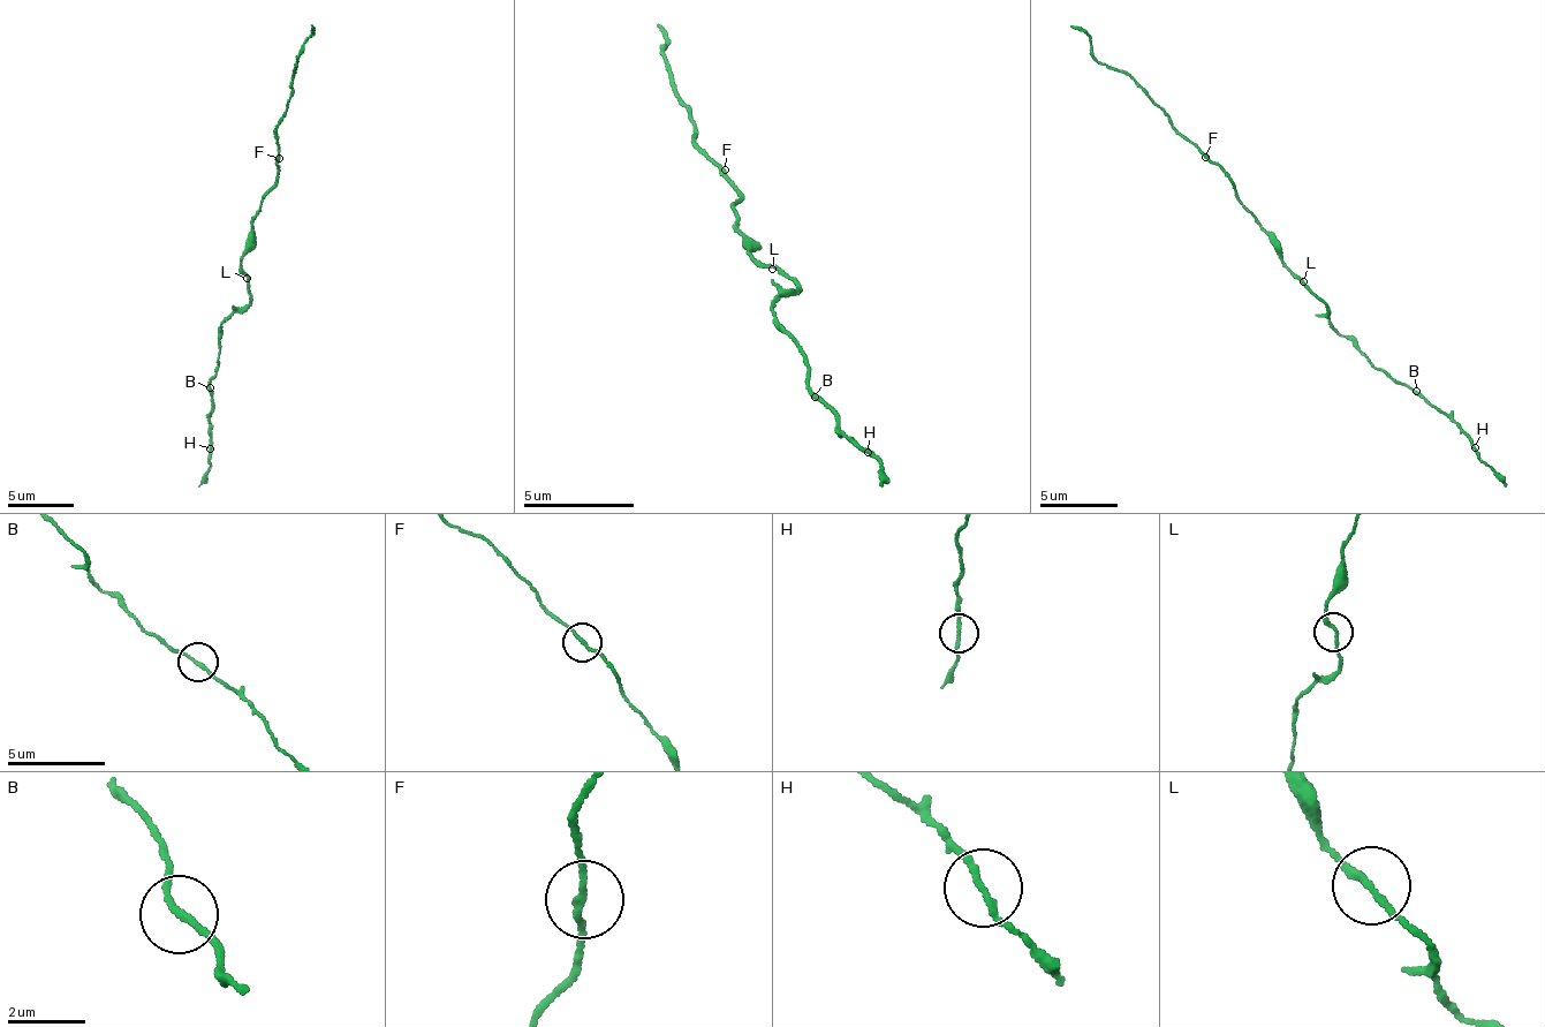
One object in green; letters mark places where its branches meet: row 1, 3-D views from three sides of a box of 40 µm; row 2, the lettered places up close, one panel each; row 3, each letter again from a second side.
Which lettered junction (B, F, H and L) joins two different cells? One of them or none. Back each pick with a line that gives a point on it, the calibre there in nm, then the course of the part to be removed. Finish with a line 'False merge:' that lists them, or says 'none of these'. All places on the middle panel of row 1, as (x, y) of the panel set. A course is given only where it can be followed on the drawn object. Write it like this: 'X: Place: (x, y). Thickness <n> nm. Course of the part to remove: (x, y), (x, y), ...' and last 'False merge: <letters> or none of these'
False merge: none of these

